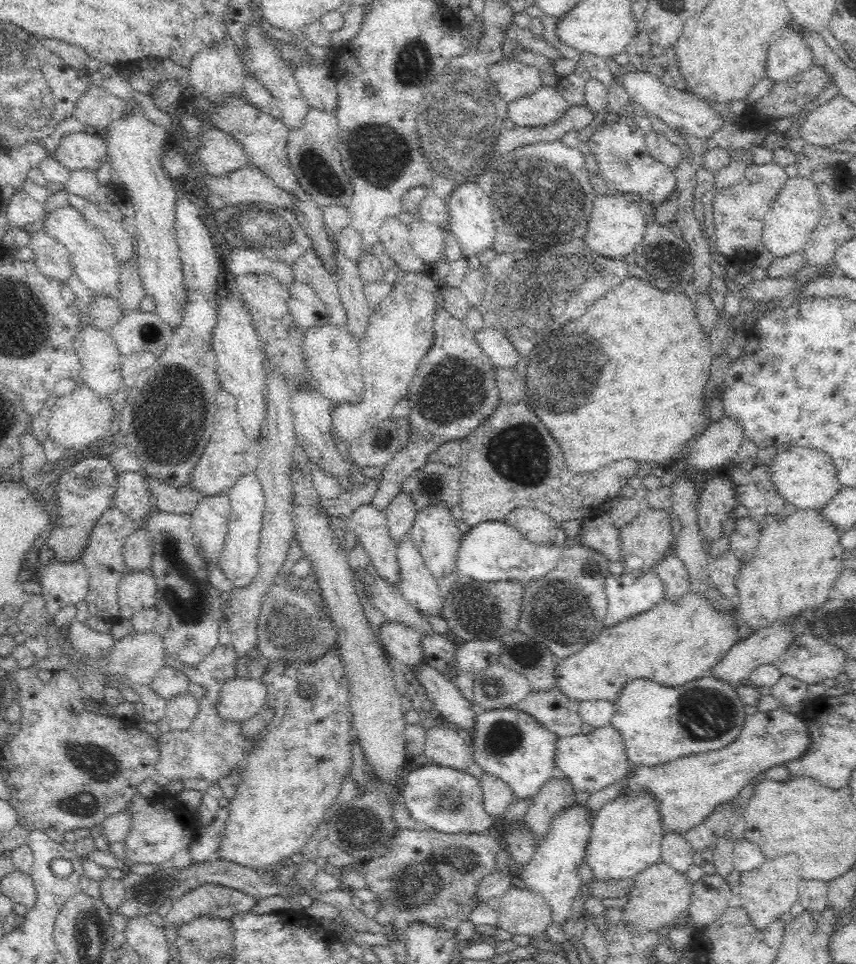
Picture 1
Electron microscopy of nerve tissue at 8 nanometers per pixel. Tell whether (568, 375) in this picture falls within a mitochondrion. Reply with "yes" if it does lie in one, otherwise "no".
yes

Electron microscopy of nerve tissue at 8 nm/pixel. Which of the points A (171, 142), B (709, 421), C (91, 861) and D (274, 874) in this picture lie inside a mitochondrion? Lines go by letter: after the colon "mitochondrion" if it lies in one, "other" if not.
A: other
B: other
C: other
D: other

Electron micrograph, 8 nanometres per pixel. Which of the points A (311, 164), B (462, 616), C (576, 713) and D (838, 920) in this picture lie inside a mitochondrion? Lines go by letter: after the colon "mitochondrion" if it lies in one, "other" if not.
A: mitochondrion
B: mitochondrion
C: other
D: other

